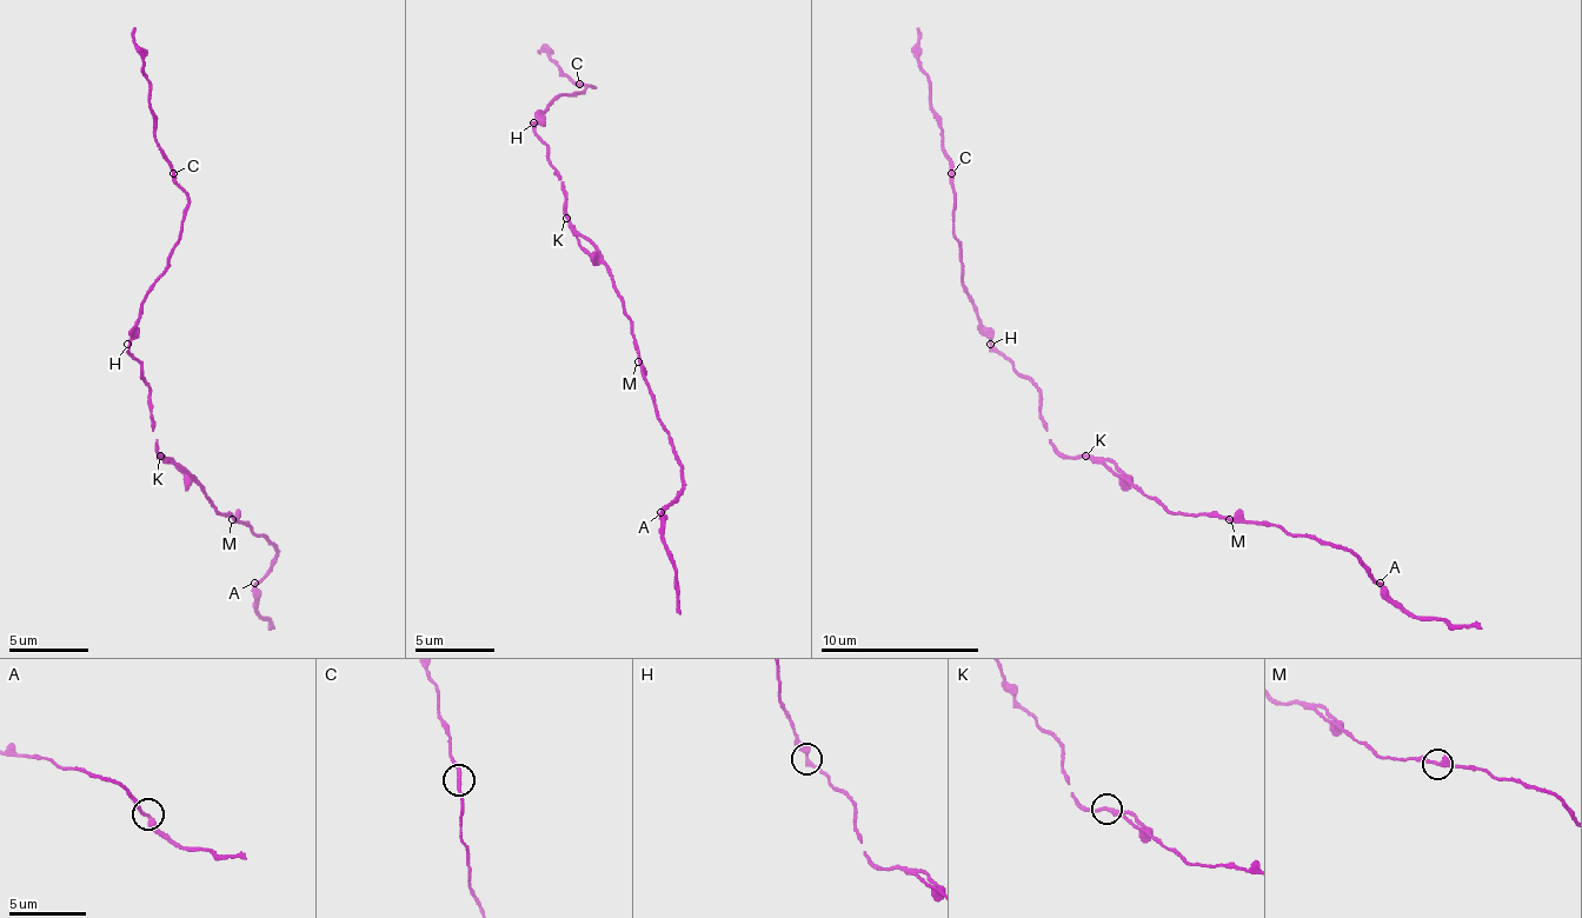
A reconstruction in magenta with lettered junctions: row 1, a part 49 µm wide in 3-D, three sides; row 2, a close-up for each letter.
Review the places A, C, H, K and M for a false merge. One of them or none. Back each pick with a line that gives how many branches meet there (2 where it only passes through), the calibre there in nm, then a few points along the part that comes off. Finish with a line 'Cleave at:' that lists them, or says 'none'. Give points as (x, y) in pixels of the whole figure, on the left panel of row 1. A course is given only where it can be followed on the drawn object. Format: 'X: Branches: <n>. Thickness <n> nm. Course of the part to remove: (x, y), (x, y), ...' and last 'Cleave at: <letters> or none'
Cleave at: none

